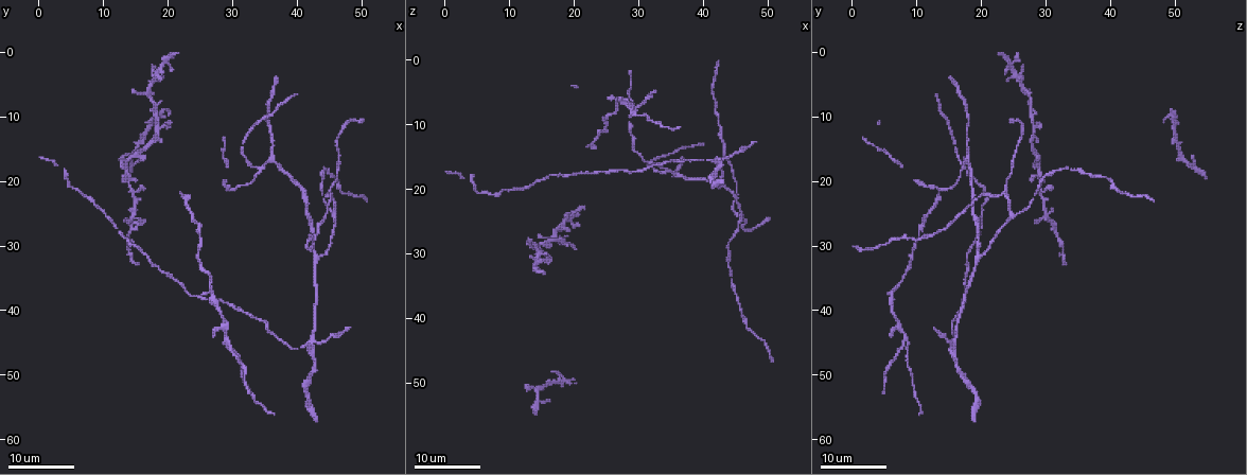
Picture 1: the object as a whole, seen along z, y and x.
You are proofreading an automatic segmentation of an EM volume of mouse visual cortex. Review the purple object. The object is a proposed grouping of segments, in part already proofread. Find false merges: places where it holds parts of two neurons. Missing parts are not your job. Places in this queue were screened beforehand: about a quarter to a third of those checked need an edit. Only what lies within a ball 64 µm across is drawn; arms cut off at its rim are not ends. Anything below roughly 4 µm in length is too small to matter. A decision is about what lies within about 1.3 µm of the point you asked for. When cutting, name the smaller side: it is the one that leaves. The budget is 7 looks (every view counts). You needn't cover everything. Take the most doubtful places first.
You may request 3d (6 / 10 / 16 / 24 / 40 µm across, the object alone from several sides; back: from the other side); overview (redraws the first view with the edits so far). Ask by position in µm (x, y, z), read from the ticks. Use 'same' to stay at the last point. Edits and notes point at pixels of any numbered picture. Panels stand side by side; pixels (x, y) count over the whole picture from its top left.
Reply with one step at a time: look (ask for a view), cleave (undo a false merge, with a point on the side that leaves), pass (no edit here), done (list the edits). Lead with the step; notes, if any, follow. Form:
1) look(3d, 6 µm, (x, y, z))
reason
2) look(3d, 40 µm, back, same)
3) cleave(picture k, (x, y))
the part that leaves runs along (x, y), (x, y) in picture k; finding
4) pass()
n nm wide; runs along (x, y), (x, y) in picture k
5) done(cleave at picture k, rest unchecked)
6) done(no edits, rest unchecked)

look(3d, 24 µm, (34.5, 18.0, 17.0))
three arms meet

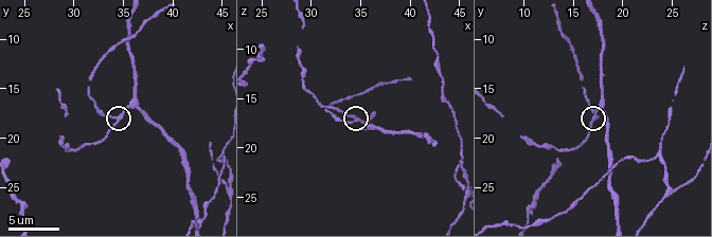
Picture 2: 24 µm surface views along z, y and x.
look(3d, 6 µm, (34.4, 18.4, 17.0))

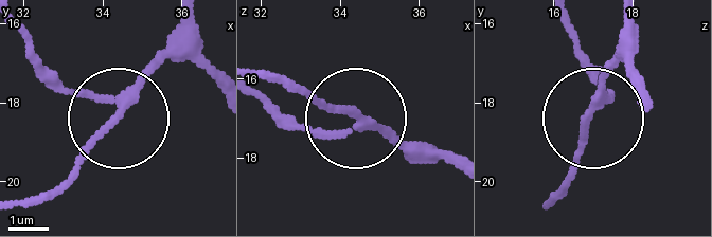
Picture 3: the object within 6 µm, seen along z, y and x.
pass()
side arm 19 µm; 3 arms; all the same neuron

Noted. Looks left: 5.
look(3d, 16 µm, (43.5, 31.5, 19.5))
a fork

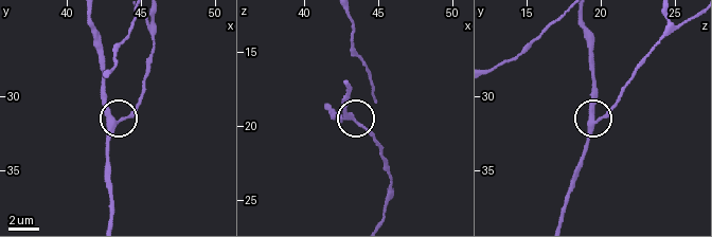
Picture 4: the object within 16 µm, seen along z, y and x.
look(3d, 6 µm, (43.2, 31.8, 19.6))
zoom in

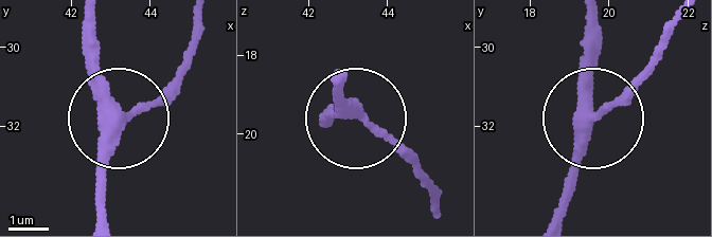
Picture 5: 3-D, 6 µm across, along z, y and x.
pass()
runs along (555, 212), (582, 131), (650, 74) in picture 5; continuous, no second neuron

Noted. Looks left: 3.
look(3d, 24 µm, (45.5, 25.5, 25.0))
arms part here

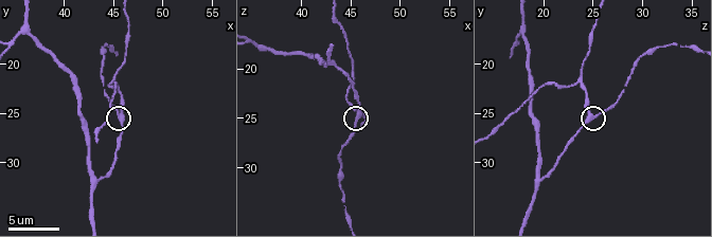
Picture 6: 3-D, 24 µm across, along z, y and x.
look(3d, 10 µm, (45.4, 25.2, 25.2))

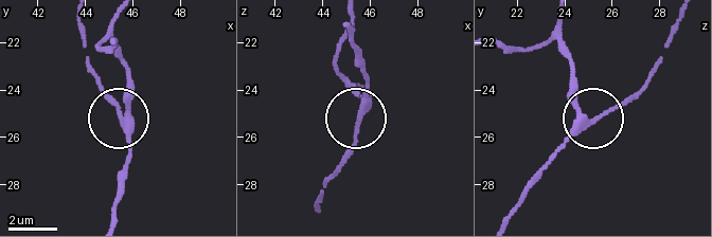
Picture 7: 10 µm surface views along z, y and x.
pass()
runs along (113, 216), (129, 149), (119, 108), (101, 84) in picture 7; all the same neuron

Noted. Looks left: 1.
done(no edits, rest unchecked)

